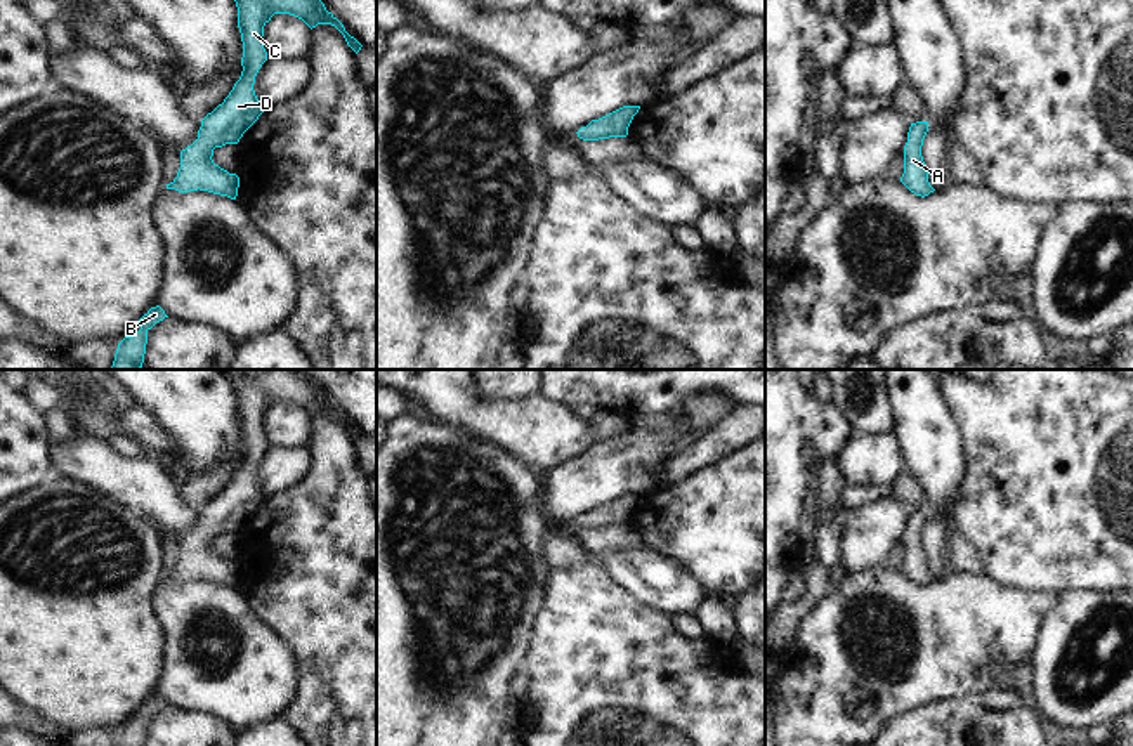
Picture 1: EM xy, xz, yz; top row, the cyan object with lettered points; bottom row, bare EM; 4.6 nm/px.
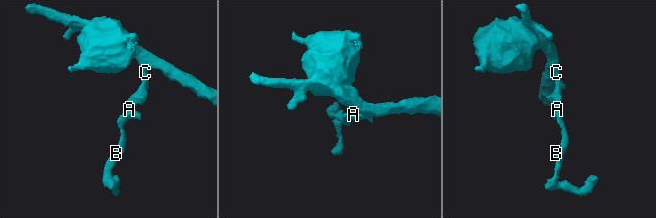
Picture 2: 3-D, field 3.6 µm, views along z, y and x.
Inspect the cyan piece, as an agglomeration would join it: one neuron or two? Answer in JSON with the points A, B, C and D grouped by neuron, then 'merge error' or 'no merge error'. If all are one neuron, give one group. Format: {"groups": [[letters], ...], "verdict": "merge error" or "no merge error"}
{"groups": [["A", "B", "C", "D"]], "verdict": "no merge error"}

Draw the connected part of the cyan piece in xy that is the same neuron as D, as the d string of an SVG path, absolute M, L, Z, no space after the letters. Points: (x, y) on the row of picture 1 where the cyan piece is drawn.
M234 0L238 28L243 42L241 76L229 95L201 120L198 139L180 151L180 168L167 189L179 193L208 191L236 200L239 177L213 163L213 149L238 144L243 134L264 113L253 83L259 69L267 61L264 49L264 26L274 14L290 14L302 19L311 29L318 24L335 26L347 45L357 54L361 43L350 36L344 24L326 10L321 0Z

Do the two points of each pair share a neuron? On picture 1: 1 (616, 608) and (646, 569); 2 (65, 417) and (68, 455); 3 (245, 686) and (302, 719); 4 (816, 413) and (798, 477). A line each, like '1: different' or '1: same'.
1: different
2: different
3: different
4: same

